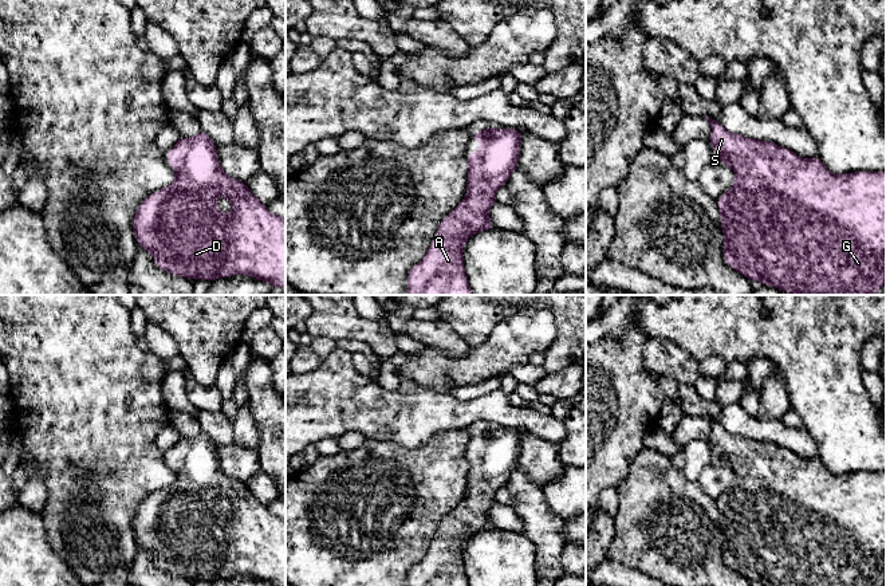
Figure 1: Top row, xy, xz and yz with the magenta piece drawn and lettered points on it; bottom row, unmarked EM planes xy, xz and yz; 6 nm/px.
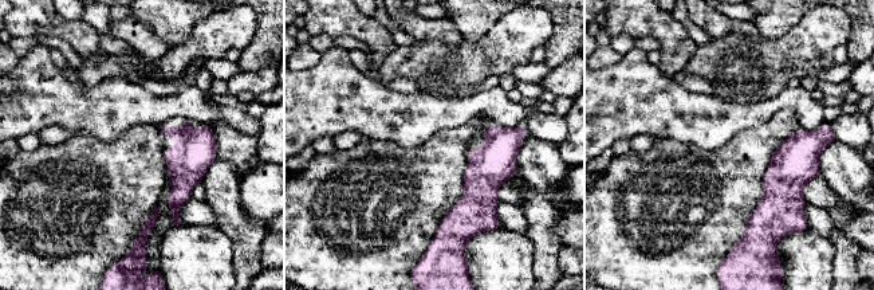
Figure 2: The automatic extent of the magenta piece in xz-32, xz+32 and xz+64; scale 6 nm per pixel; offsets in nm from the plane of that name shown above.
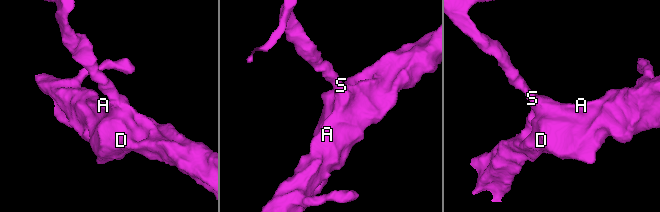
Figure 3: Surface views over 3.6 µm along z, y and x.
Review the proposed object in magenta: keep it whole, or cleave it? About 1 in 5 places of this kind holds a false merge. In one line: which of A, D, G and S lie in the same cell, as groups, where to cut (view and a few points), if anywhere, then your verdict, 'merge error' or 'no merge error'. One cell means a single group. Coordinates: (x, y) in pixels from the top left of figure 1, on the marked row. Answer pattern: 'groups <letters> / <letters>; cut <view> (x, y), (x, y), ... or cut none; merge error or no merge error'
groups A D G S; cut none; no merge error

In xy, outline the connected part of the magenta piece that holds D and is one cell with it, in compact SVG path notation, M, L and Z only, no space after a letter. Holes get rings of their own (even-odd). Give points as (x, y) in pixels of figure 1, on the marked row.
M202 130L192 138L180 137L173 150L165 153L165 160L174 169L176 181L150 193L137 208L131 220L138 245L153 255L154 264L190 280L204 279L210 283L241 274L268 282L272 288L286 287L286 219L272 215L245 182L223 172L216 143L210 137ZM218 196L231 201L233 209L231 215L220 211L216 204Z

